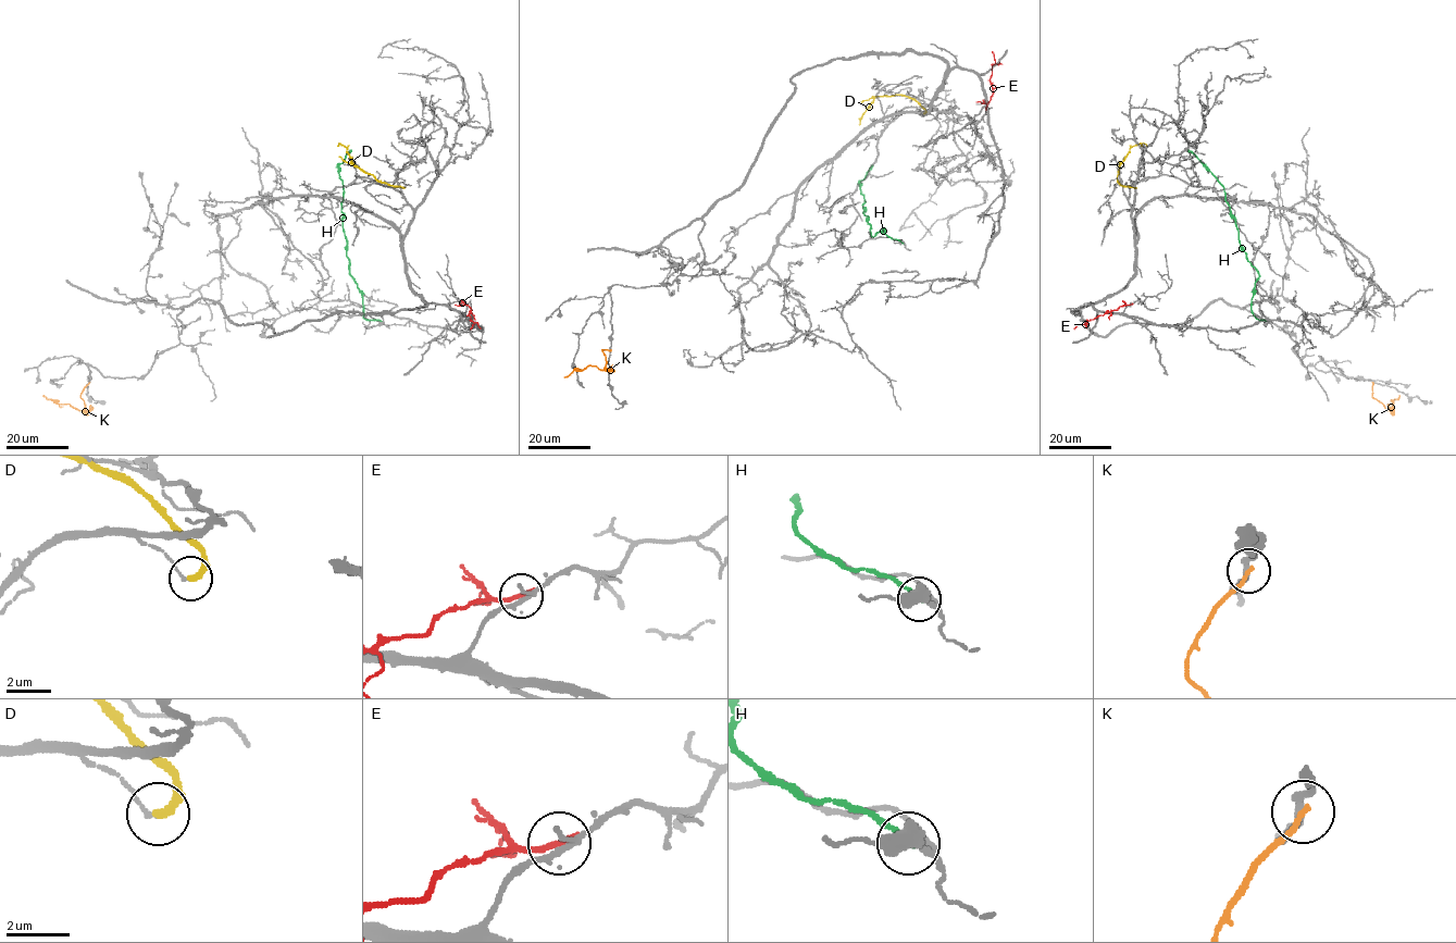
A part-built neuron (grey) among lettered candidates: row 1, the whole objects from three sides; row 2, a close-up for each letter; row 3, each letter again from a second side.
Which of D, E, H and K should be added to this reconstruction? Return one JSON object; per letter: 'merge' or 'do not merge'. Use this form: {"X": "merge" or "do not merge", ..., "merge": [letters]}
{"D": "do not merge", "E": "do not merge", "H": "do not merge", "K": "do not merge", "merge": []}

